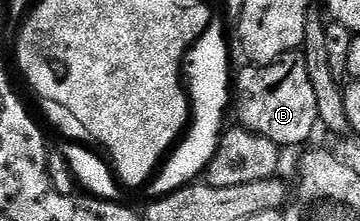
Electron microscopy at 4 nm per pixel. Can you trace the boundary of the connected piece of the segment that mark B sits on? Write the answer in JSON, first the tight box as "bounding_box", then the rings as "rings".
{"bounding_box":[235,50,319,149],"rings":[[[300,50],[292,51],[291,54],[283,56],[281,59],[276,59],[273,63],[266,63],[264,65],[245,65],[241,72],[236,72],[235,75],[235,103],[237,99],[237,115],[240,126],[245,127],[249,131],[254,131],[257,135],[267,137],[278,147],[288,149],[288,147],[297,147],[300,143],[305,143],[313,135],[313,130],[318,130],[319,120],[317,118],[317,106],[315,105],[315,89],[311,85],[311,76],[307,74],[307,61],[304,54]]]}

